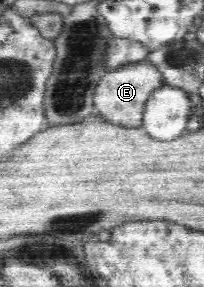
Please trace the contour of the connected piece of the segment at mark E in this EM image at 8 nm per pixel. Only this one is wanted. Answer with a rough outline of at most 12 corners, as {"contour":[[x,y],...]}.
{"contour":[[146,61],[125,64],[97,83],[97,114],[142,126],[151,94],[165,86]]}

